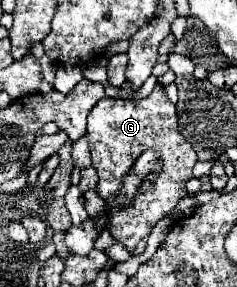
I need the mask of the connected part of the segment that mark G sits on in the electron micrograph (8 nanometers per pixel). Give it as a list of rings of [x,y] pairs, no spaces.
[[[157,85],[153,93],[145,99],[111,99],[105,97],[95,105],[87,125],[89,149],[93,155],[93,167],[99,173],[97,193],[105,201],[115,201],[119,185],[123,177],[129,173],[133,159],[139,157],[147,149],[155,149],[163,155],[163,173],[155,177],[155,181],[147,181],[143,189],[139,189],[139,197],[131,203],[129,209],[113,211],[109,233],[115,241],[123,243],[131,255],[141,255],[147,245],[147,237],[159,219],[167,217],[179,199],[183,199],[185,183],[193,177],[193,165],[197,163],[195,149],[187,143],[187,139],[179,131],[175,105],[167,99],[165,89]]]

